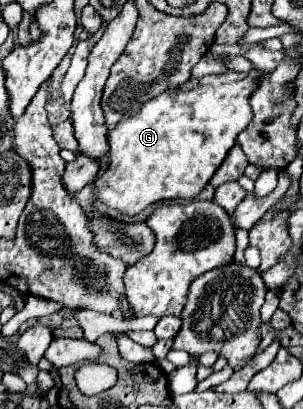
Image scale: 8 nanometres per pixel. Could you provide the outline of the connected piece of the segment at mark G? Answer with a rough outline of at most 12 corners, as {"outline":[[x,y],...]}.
{"outline":[[264,73],[188,79],[108,133],[92,187],[124,215],[192,201]]}

